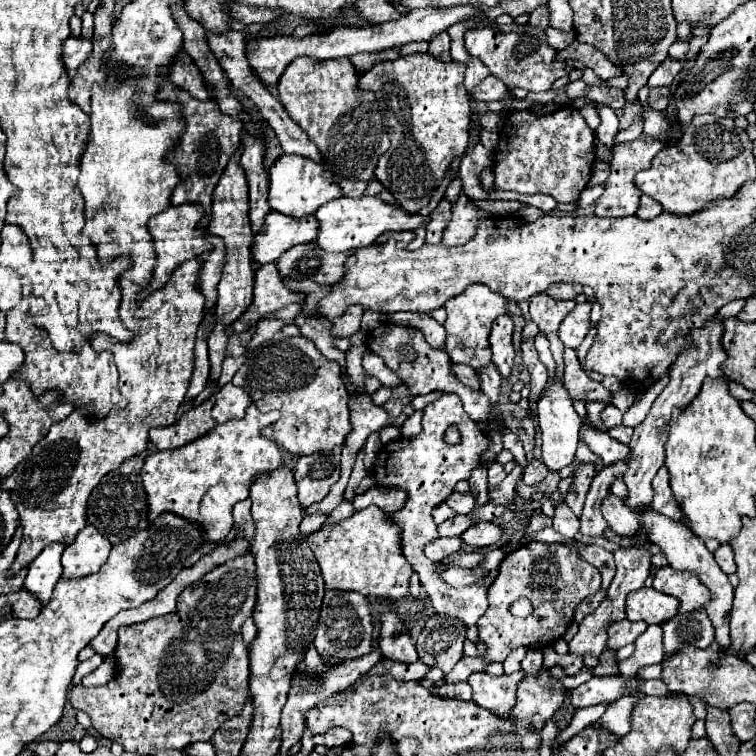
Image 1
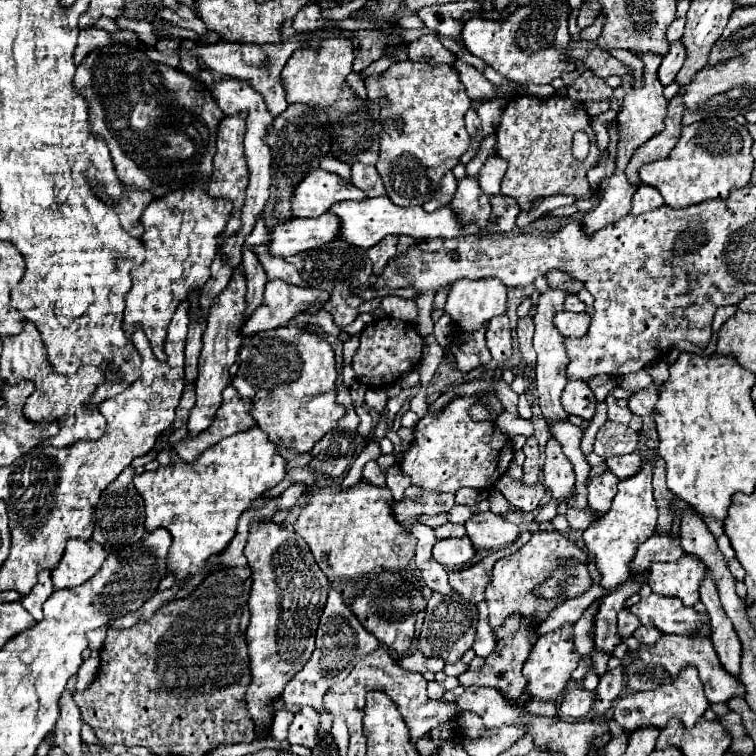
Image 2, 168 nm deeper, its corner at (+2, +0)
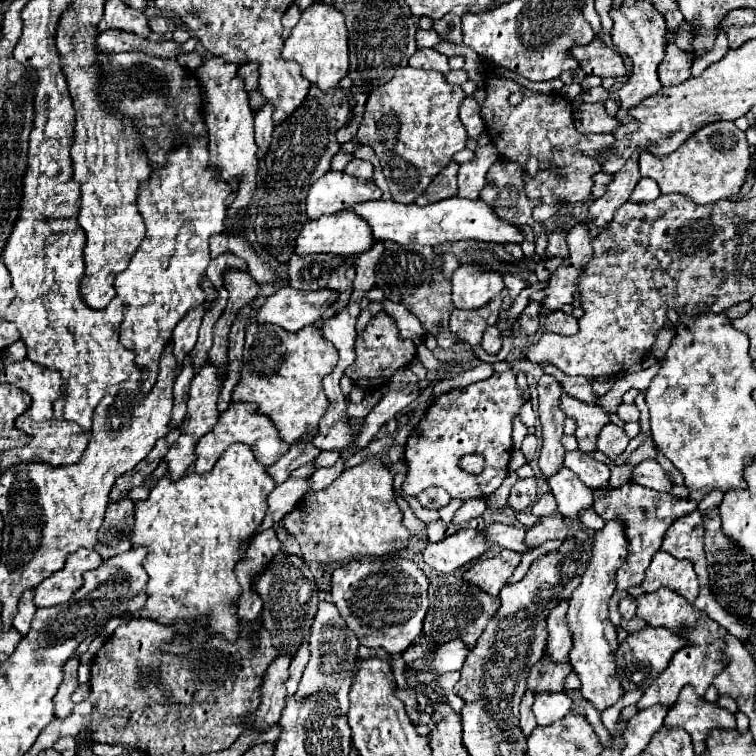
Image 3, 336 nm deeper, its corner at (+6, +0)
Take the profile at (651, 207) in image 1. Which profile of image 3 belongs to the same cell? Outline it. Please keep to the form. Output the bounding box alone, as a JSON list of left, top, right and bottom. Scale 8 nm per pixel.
[629,179,661,203]

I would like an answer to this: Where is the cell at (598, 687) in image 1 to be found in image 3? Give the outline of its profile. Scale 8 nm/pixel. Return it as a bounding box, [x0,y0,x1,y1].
[533,693,573,725]

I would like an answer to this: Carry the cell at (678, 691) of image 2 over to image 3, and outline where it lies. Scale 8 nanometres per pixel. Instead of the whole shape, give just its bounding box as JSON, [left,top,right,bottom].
[637,587,727,709]

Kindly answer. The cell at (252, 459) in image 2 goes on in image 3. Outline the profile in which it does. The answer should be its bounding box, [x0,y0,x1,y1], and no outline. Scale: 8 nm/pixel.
[129,443,275,641]

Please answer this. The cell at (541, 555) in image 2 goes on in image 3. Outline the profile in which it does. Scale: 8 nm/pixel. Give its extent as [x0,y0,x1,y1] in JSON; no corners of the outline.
[527,513,569,545]

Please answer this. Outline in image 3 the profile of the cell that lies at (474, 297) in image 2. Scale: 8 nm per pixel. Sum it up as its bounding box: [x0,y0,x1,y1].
[453,263,503,309]

